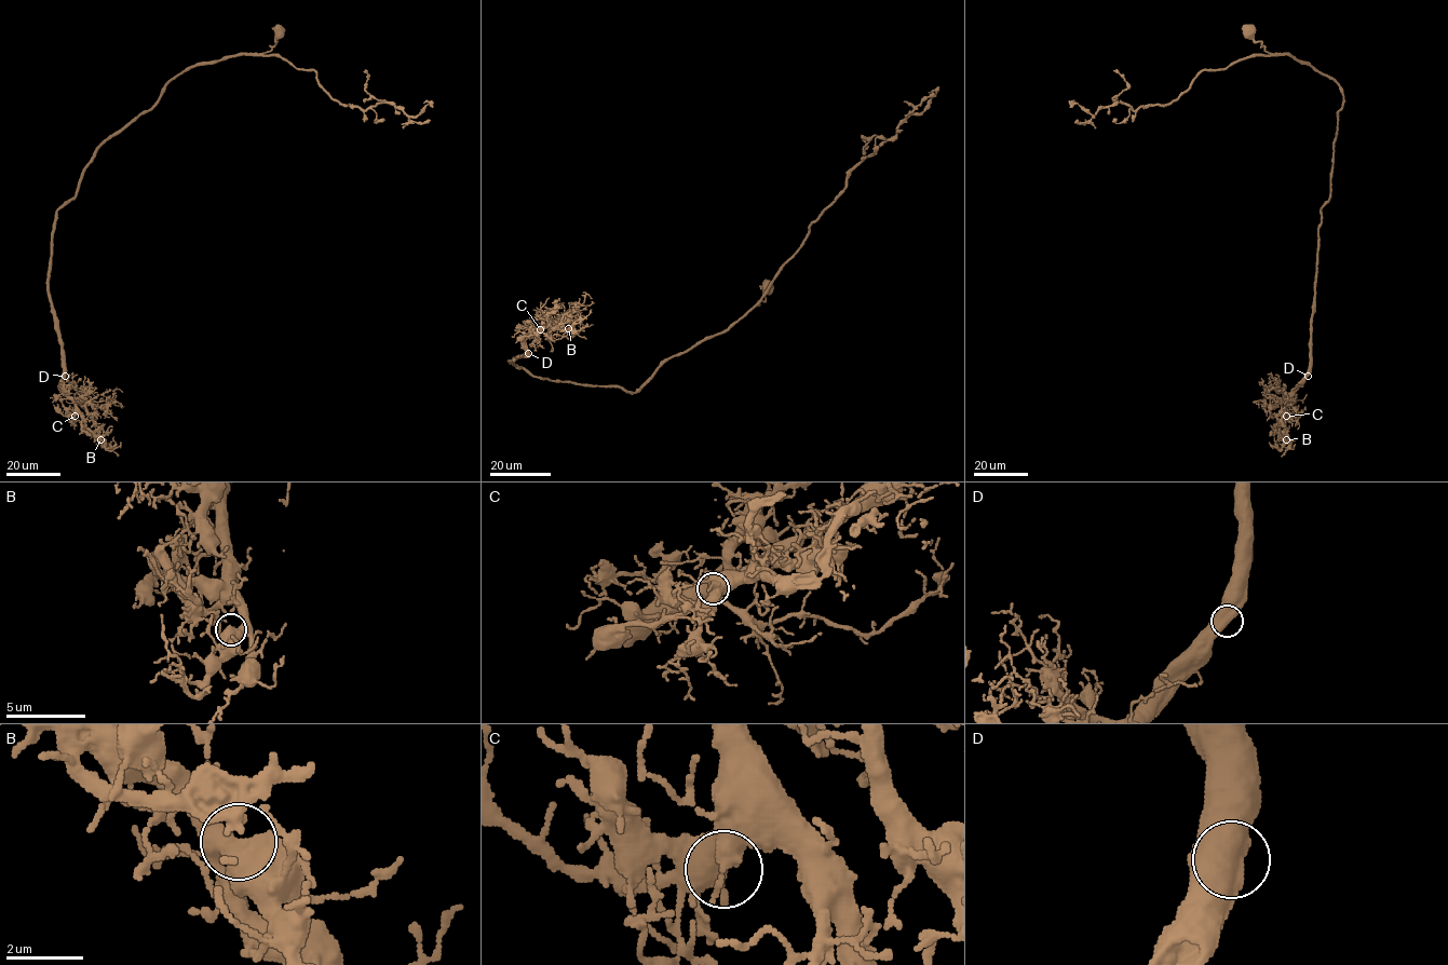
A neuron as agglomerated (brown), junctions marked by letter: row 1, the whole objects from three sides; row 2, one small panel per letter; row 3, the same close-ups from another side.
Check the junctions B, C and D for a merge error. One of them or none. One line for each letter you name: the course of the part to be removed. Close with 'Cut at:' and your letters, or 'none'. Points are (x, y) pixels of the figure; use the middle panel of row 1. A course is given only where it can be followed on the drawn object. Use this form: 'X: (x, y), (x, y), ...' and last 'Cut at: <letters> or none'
Cut at: none

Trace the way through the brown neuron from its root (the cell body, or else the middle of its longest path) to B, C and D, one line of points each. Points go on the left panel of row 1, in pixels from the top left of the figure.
B: (279, 29), (269, 51), (176, 76), (98, 148), (57, 211), (49, 295), (62, 389), (100, 439)
C: (279, 29), (269, 51), (176, 76), (98, 148), (57, 211), (49, 295), (75, 416)
D: (279, 29), (269, 51), (176, 76), (98, 148), (57, 211), (49, 295), (65, 375)

